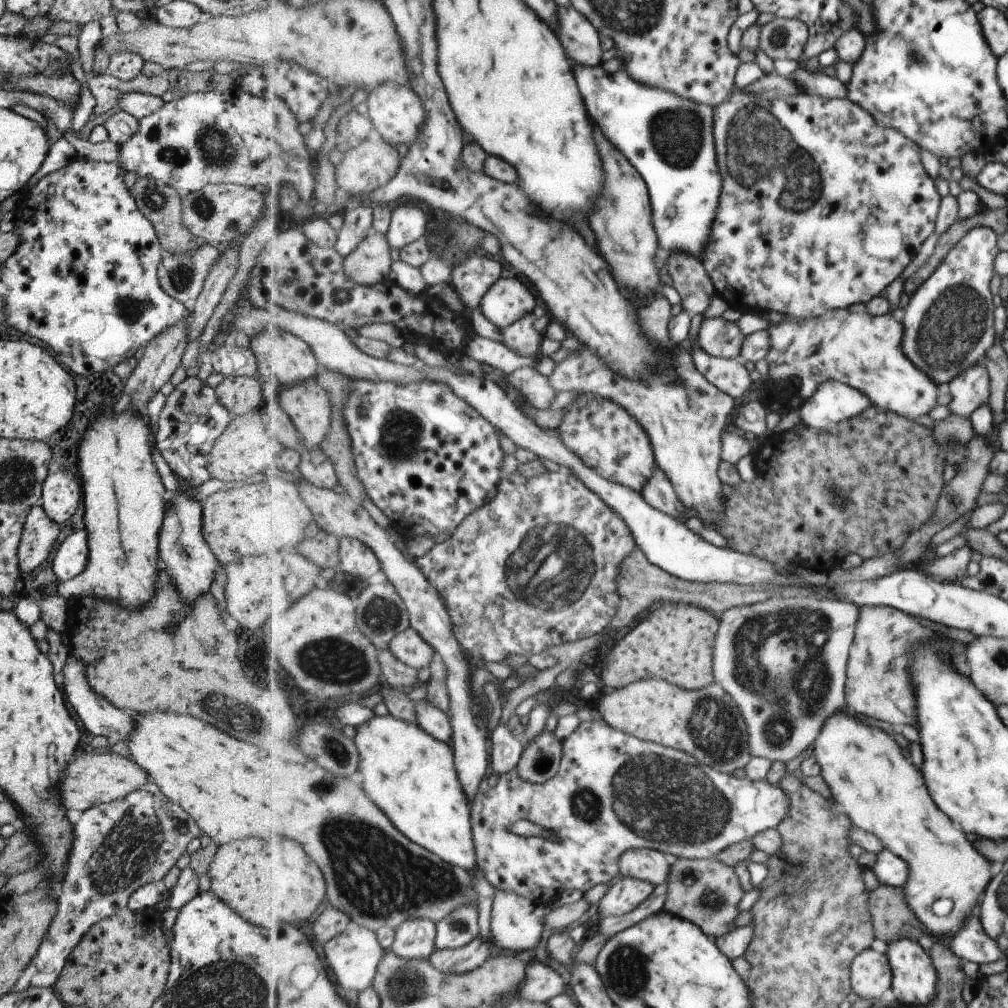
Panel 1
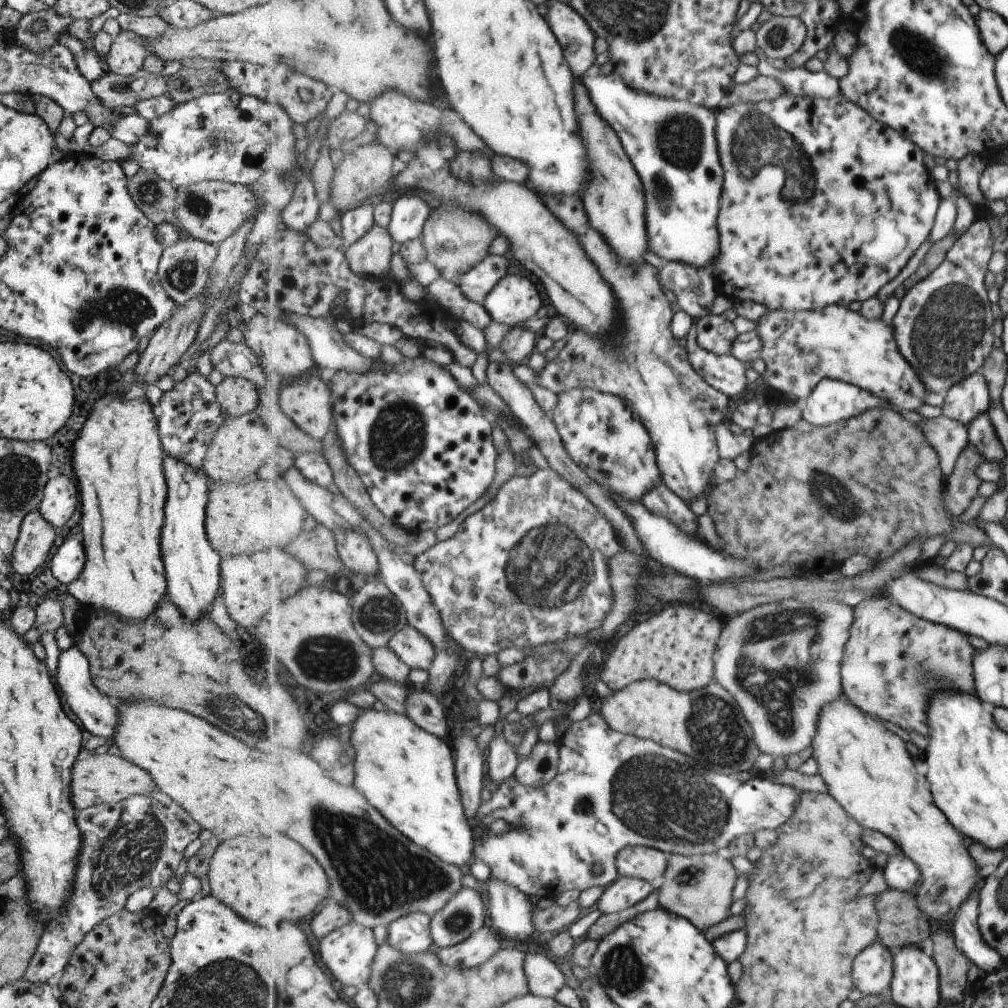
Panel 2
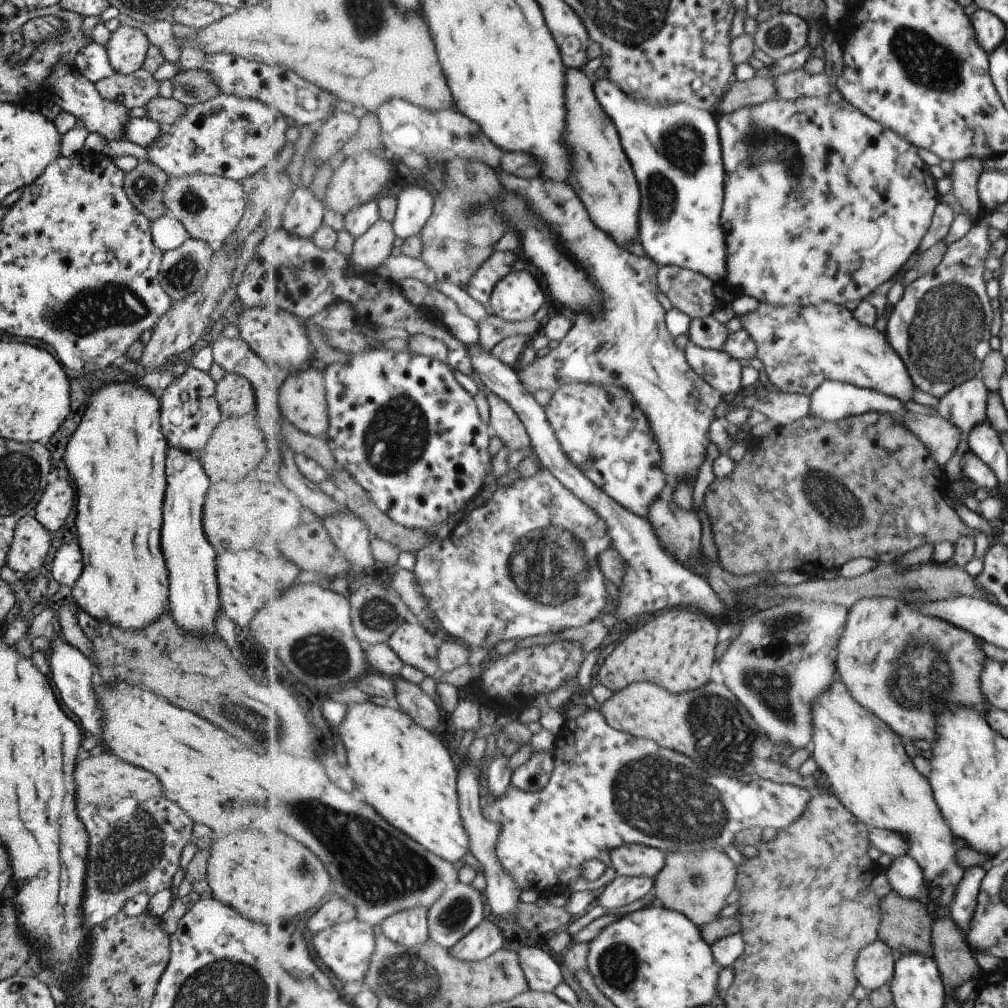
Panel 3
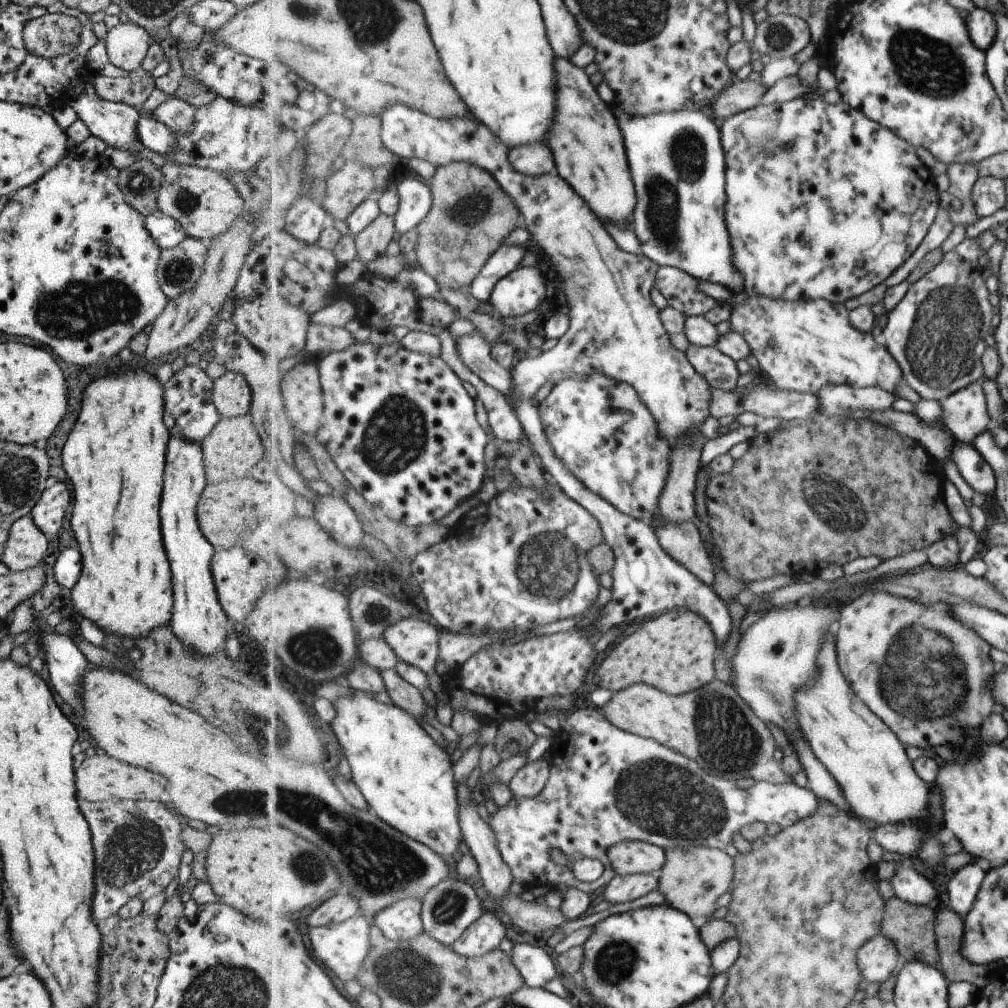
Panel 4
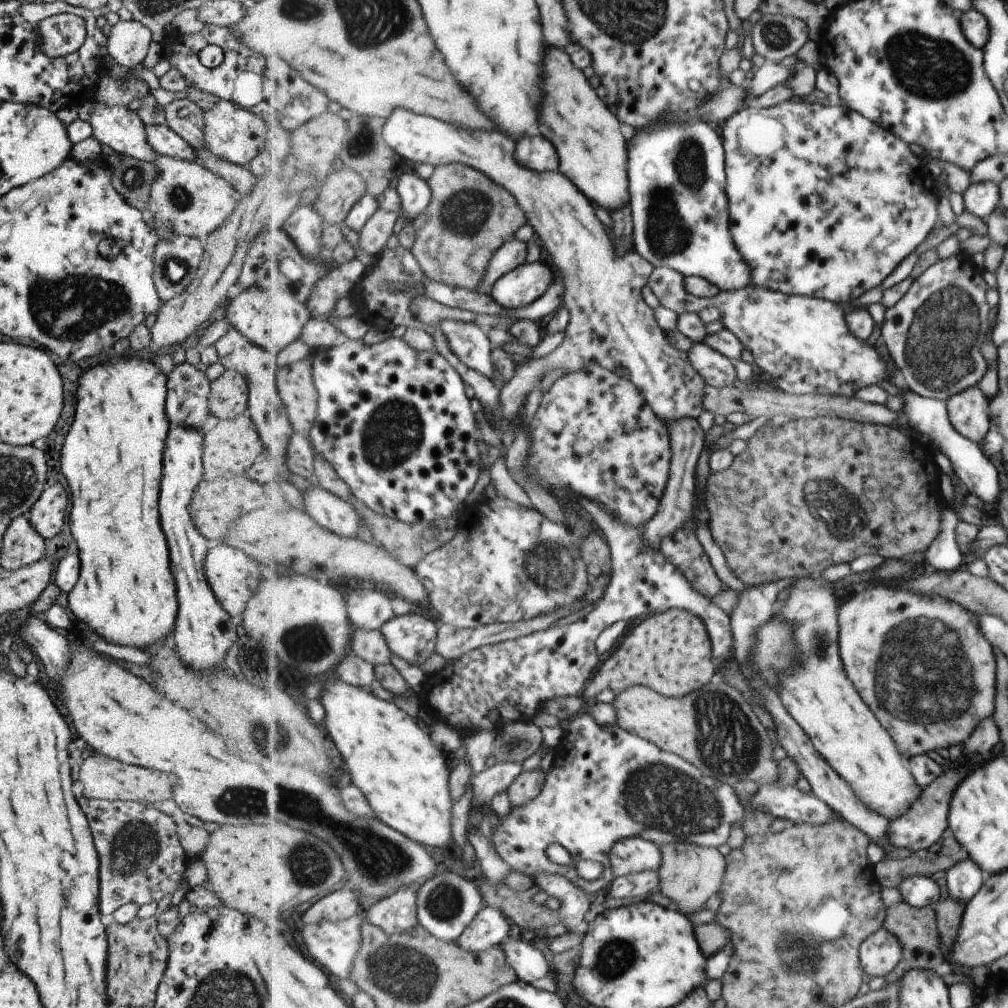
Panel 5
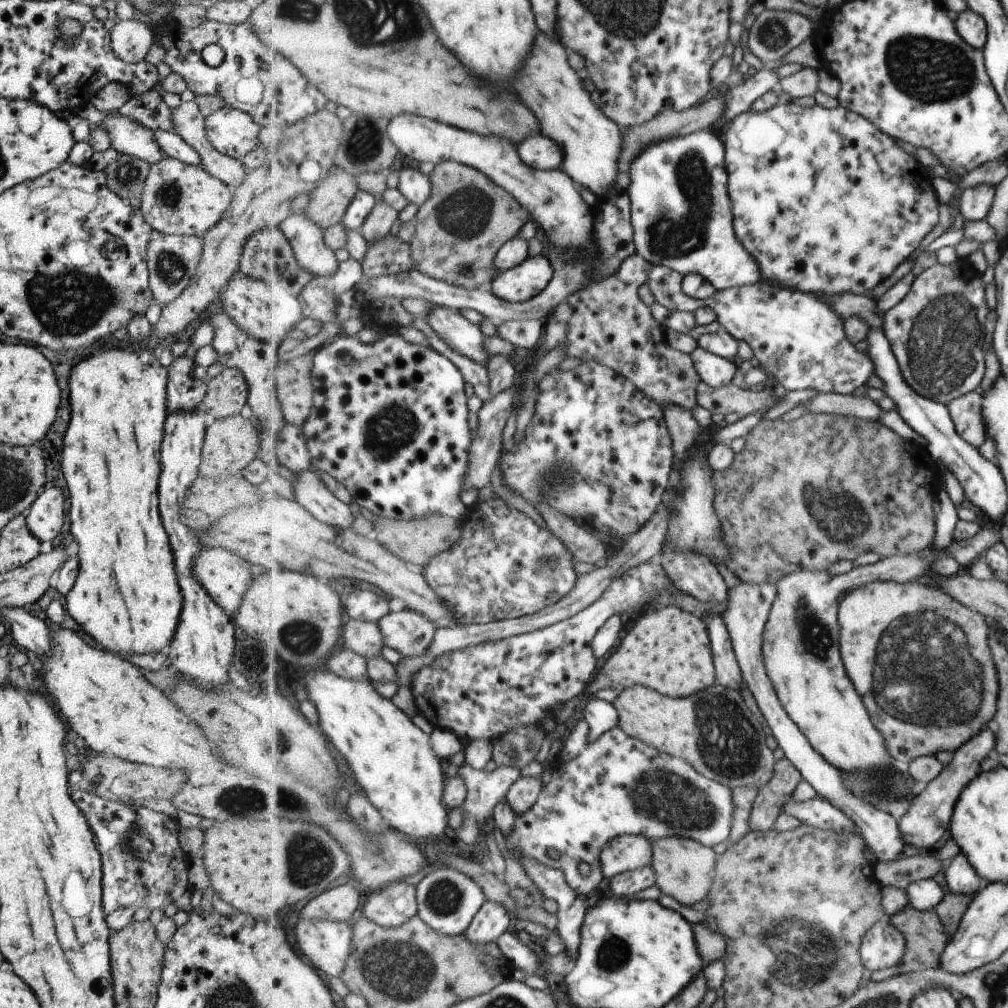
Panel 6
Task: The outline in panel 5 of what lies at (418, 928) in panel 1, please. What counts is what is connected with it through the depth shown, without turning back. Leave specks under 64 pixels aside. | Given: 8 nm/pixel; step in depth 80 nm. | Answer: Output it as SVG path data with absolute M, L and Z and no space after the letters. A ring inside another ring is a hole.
M401 887L371 905L364 916L387 934L401 934L419 924L418 906L417 888Z

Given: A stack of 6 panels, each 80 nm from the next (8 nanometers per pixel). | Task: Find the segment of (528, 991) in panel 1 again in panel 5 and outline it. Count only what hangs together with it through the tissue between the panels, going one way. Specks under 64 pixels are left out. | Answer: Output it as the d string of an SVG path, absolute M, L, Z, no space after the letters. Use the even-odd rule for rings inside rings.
M507 938L501 947L506 951L507 960L516 970L518 978L526 983L533 984L553 971L547 958L524 940Z

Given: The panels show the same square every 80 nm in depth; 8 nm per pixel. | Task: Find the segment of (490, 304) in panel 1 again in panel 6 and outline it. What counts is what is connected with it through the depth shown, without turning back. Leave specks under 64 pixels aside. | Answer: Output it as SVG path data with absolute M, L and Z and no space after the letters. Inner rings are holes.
M539 253L527 257L515 268L501 272L490 289L503 300L523 302L546 289L554 280L554 265L548 256Z

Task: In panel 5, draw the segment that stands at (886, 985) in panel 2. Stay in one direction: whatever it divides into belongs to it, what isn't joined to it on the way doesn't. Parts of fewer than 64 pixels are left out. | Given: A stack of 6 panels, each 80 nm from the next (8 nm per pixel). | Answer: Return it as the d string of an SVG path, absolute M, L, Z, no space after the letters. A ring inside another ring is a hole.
M884 926L863 941L860 949L863 968L871 977L889 974L903 957L901 939Z

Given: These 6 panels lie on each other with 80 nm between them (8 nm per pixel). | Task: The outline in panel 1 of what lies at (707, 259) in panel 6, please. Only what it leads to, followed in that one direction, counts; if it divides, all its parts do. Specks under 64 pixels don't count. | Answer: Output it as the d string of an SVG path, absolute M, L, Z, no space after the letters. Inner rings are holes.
M601 65L579 68L575 70L575 74L579 74L579 92L583 96L588 114L597 126L603 128L611 142L615 142L615 146L628 156L647 183L662 255L687 253L703 260L714 232L715 216L722 197L723 178L717 166L716 138L713 136L715 108L638 83L625 68L611 74L607 74Z

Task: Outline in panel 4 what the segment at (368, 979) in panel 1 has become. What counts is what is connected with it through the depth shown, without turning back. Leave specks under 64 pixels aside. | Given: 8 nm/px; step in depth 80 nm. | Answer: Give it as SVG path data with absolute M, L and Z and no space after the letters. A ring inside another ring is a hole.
M357 914L349 920L323 925L320 927L309 927L308 938L310 940L315 958L334 972L340 980L353 980L357 978L357 972L361 973L362 964L371 950L370 930L373 922L365 915Z

